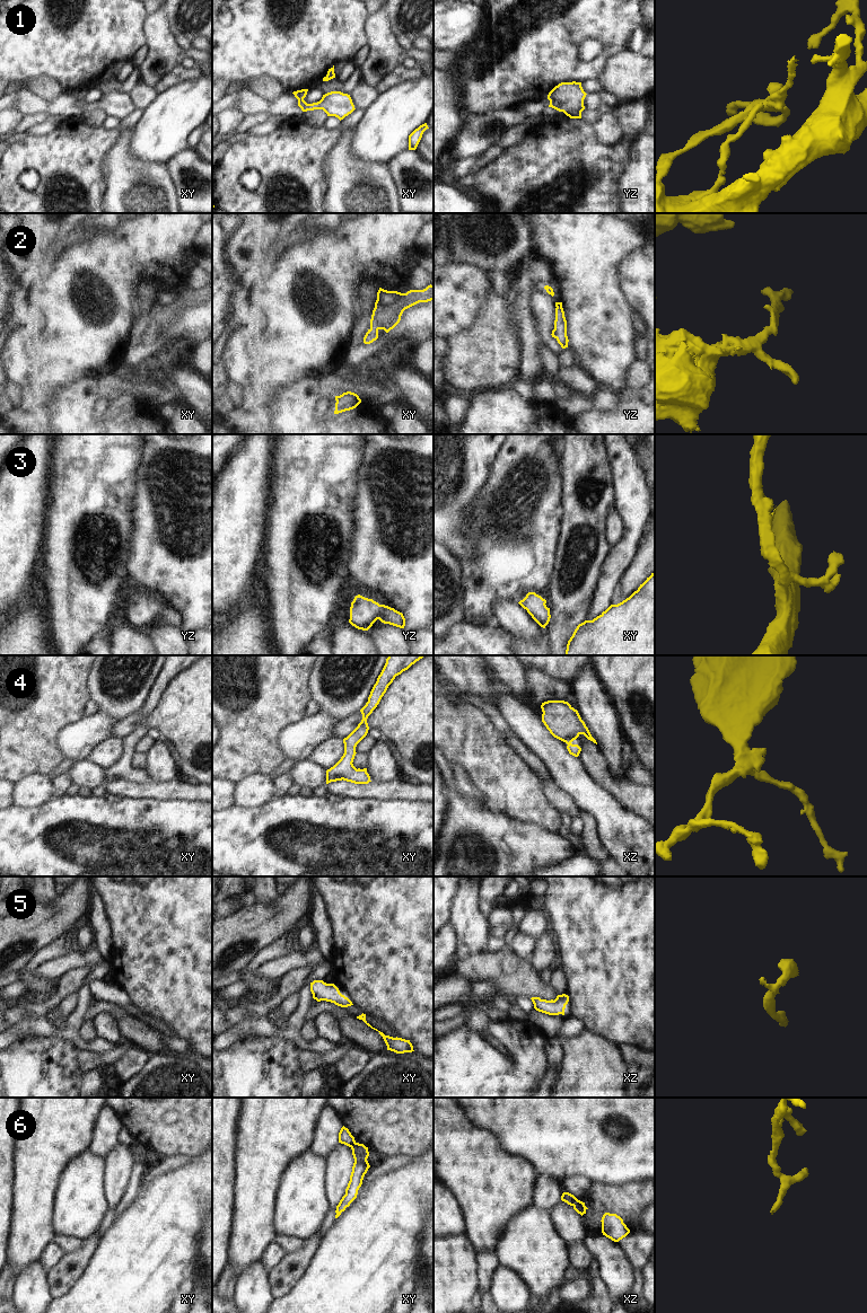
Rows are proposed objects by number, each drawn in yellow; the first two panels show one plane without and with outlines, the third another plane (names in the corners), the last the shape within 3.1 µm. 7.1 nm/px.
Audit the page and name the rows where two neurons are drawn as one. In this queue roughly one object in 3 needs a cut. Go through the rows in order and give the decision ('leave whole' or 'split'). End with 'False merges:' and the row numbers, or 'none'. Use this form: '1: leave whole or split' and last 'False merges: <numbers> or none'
1: split
2: leave whole
3: leave whole
4: leave whole
5: leave whole
6: split
False merges: 1, 6

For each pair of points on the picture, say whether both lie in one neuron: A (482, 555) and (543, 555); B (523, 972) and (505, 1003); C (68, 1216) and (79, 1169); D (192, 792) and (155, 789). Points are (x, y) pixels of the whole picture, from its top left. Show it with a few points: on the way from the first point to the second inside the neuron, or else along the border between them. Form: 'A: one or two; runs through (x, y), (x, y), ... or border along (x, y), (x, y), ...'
A: one; runs through (497, 555), (528, 555)
B: two; border along (496, 993), (500, 993), (511, 999)
C: one; runs through (79, 1205), (79, 1180)
D: one; runs through (183, 791), (164, 791)

